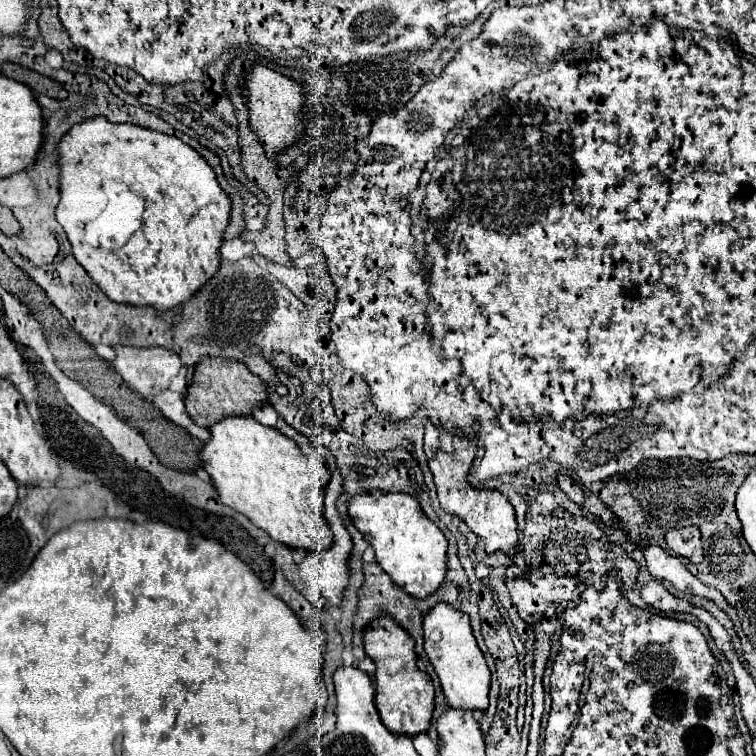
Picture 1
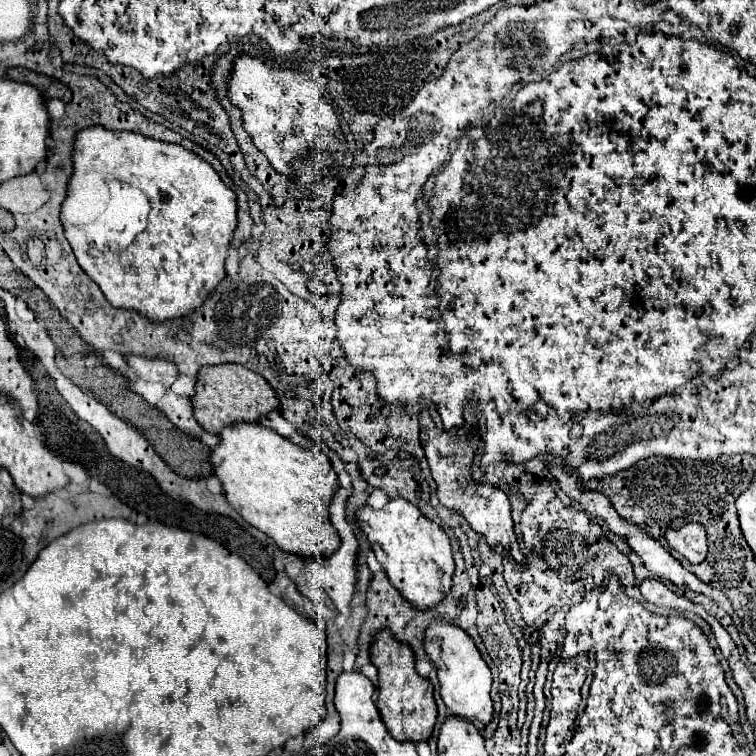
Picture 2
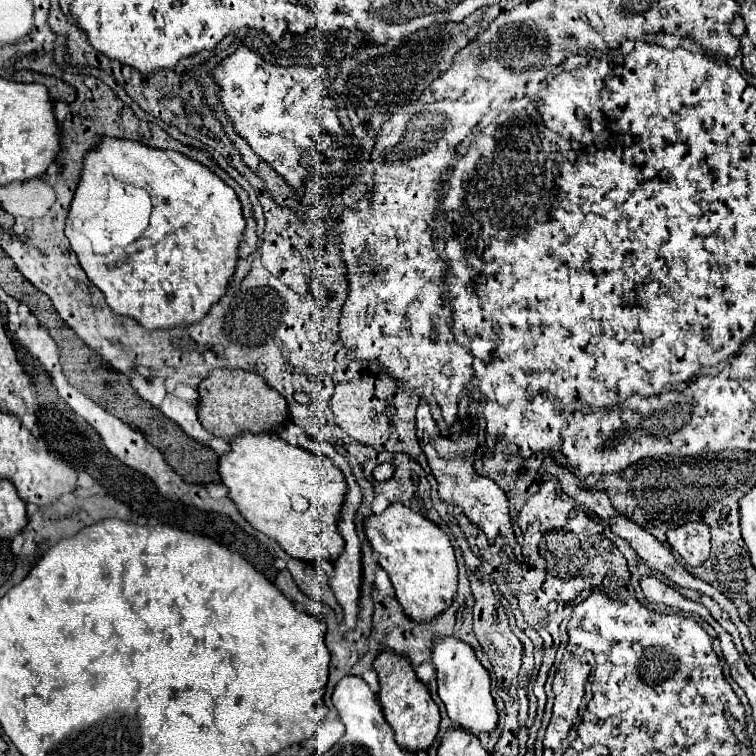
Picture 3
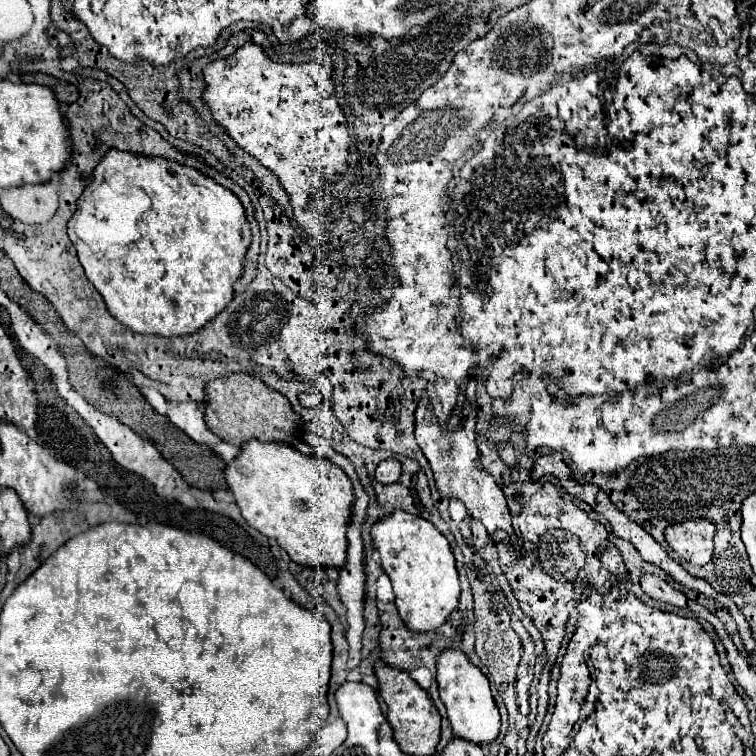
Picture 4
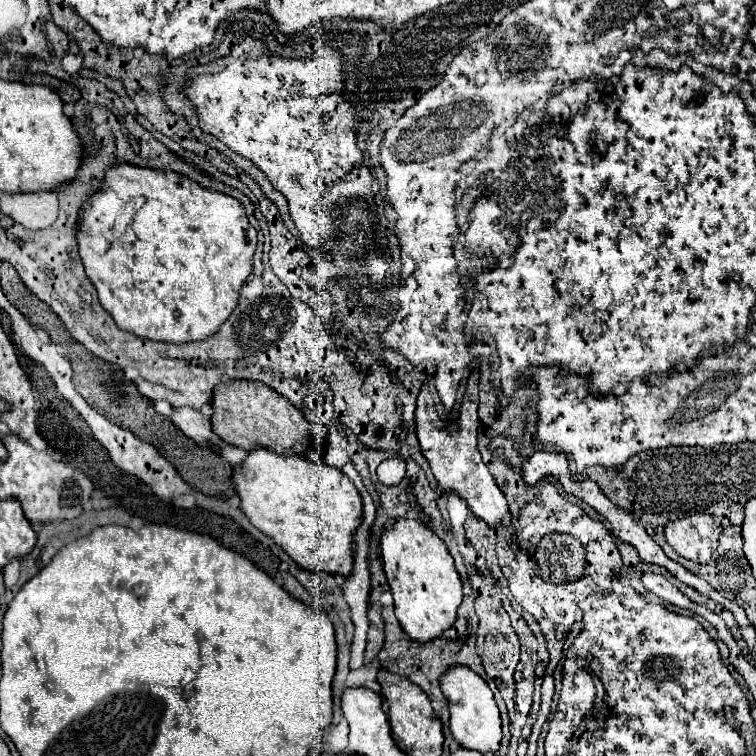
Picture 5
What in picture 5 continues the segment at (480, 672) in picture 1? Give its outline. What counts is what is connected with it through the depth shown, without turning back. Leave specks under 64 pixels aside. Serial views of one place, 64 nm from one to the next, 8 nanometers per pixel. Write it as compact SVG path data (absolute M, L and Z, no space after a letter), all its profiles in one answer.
M452 668L452 672L446 672L440 686L450 706L450 730L454 740L462 748L476 750L480 754L496 754L500 750L502 740L500 712L486 680L472 672L470 668Z

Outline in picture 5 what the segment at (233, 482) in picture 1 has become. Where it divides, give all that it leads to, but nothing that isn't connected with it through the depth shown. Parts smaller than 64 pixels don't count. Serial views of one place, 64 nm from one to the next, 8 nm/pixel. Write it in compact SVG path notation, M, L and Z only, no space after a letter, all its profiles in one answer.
M256 448L248 452L248 458L242 466L234 468L232 476L234 488L242 500L242 512L250 518L250 522L276 540L280 548L304 570L312 572L328 572L350 576L354 562L354 532L362 520L362 496L356 486L344 476L340 470L328 464L314 464L310 458L298 456L280 456L266 448Z

